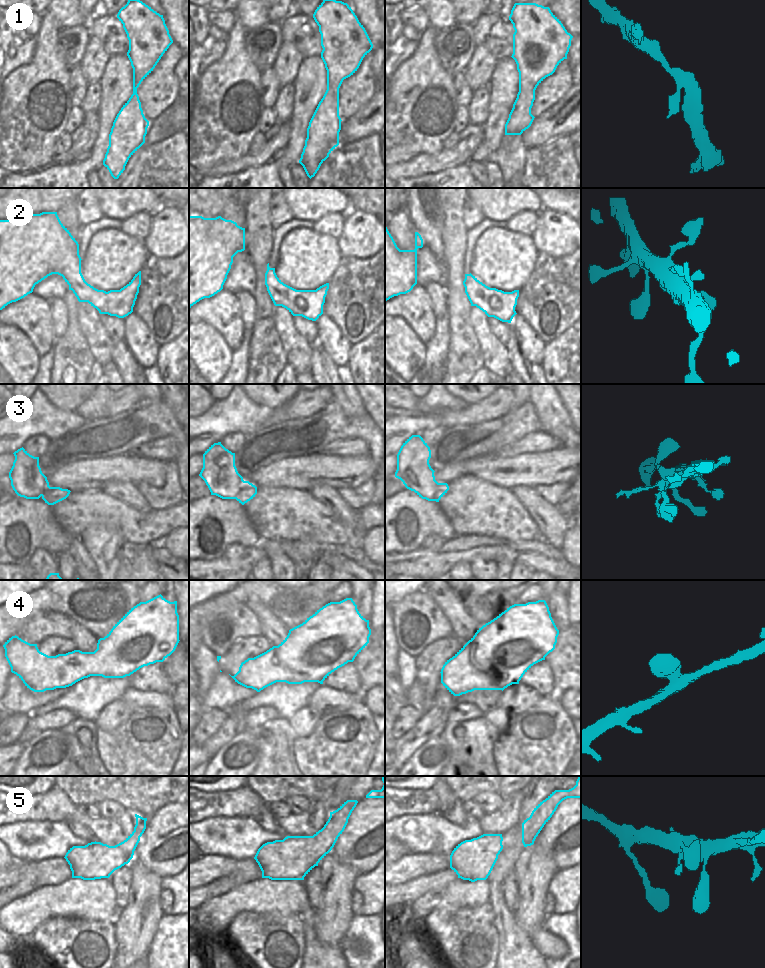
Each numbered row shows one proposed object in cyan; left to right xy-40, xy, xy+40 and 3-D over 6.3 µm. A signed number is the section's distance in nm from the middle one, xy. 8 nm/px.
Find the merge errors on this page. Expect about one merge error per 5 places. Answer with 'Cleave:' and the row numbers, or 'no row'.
Cleave: no row

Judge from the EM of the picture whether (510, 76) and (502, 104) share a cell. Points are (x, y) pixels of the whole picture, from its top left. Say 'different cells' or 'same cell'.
same cell

